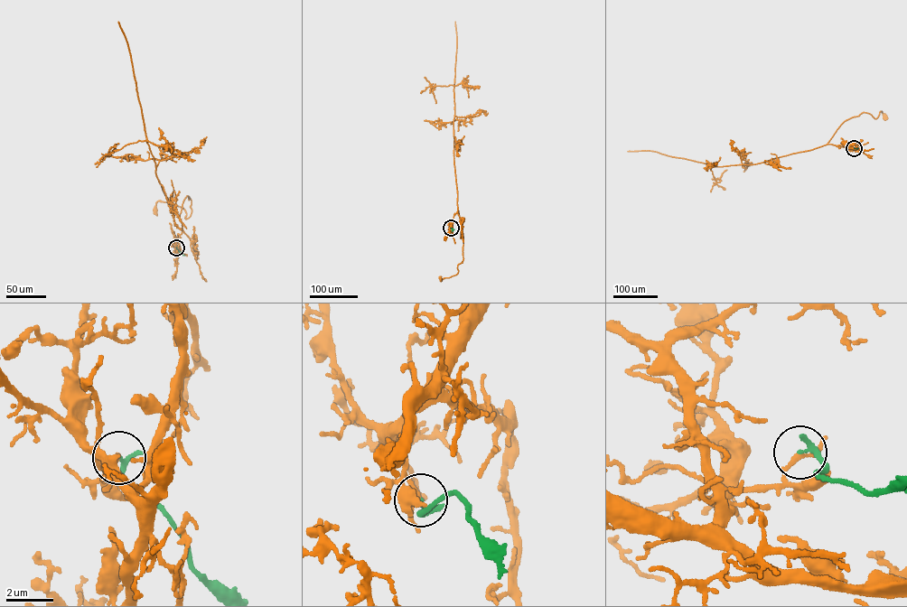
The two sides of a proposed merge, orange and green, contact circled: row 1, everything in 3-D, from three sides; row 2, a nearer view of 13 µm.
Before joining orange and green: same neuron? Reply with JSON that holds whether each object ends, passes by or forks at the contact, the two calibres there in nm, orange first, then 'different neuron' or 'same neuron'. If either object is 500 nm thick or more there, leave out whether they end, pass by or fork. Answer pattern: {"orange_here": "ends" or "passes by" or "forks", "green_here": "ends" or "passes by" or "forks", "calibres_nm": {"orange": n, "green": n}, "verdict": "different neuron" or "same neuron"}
{"orange_here": "passes by", "green_here": "ends", "calibres_nm": {"orange": 180, "green": 240}, "verdict": "different neuron"}

